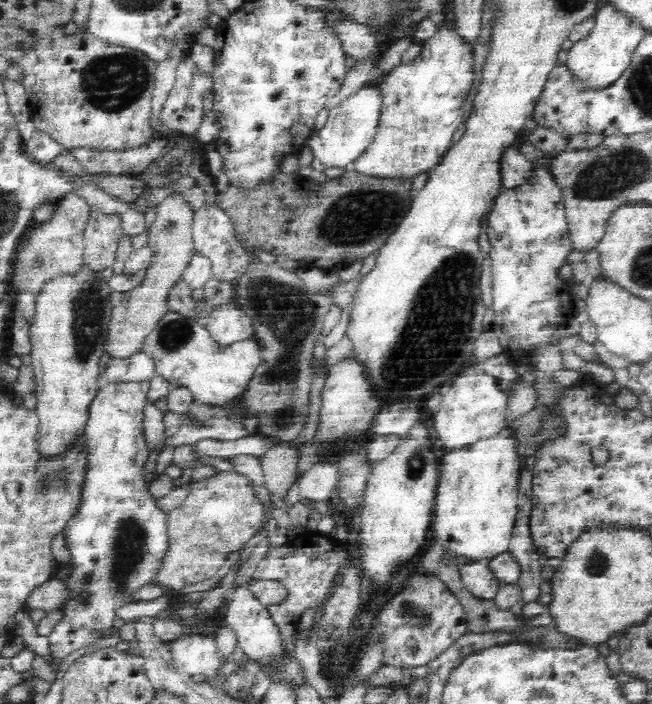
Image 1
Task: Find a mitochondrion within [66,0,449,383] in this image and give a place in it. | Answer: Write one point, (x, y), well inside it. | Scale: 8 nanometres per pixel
(112, 82)

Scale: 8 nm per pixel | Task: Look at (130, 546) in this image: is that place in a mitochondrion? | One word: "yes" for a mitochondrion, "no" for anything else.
yes

